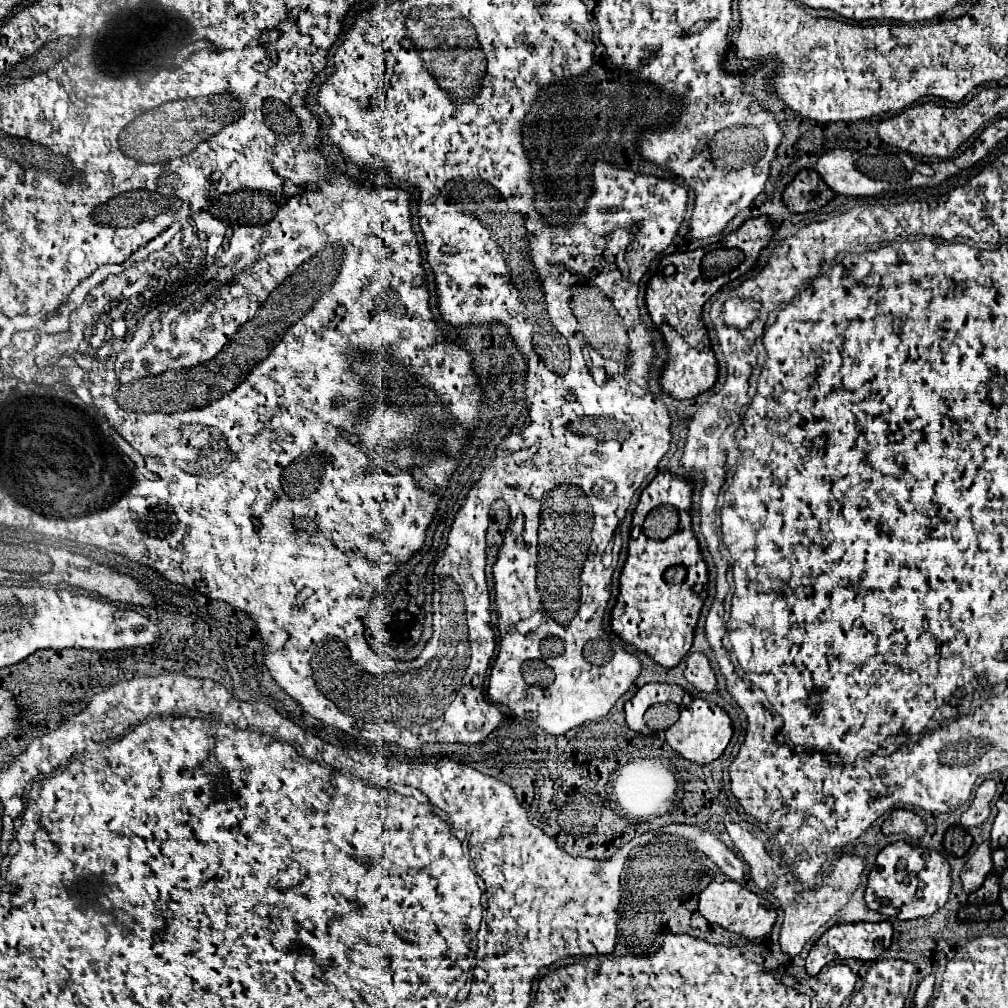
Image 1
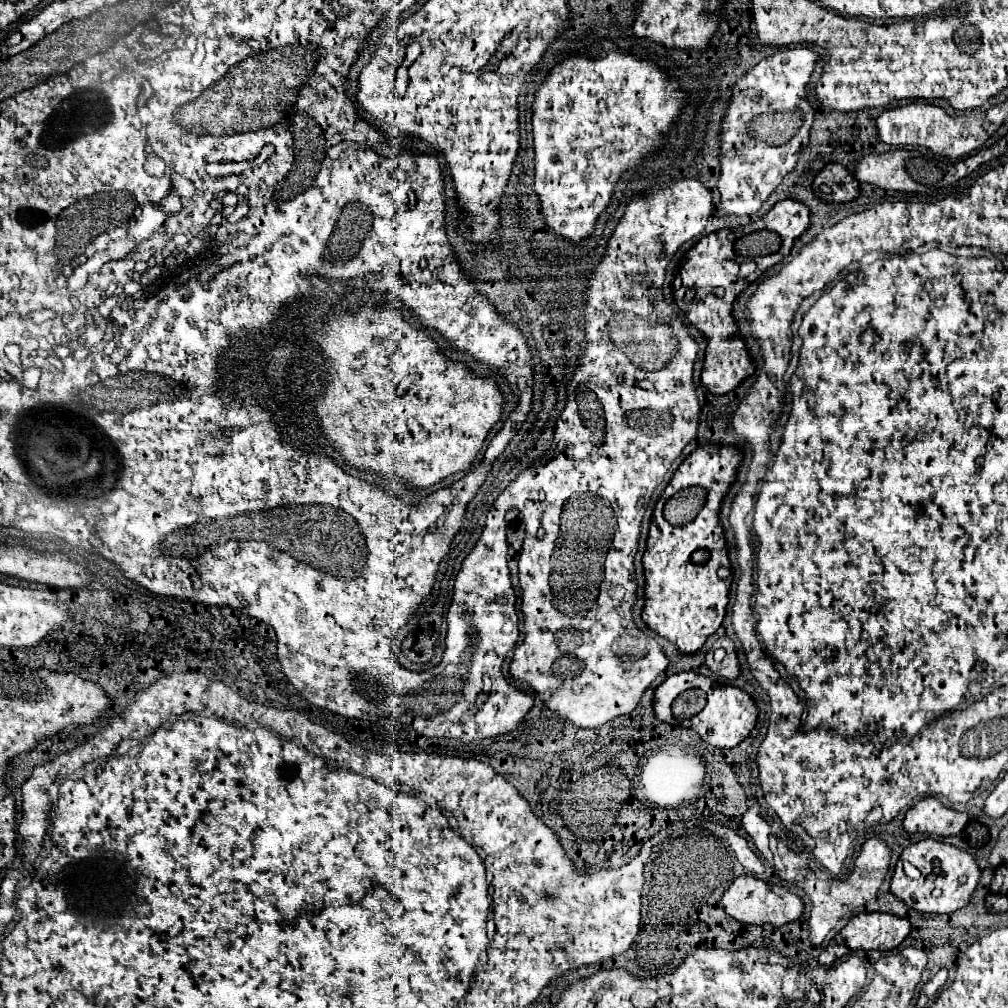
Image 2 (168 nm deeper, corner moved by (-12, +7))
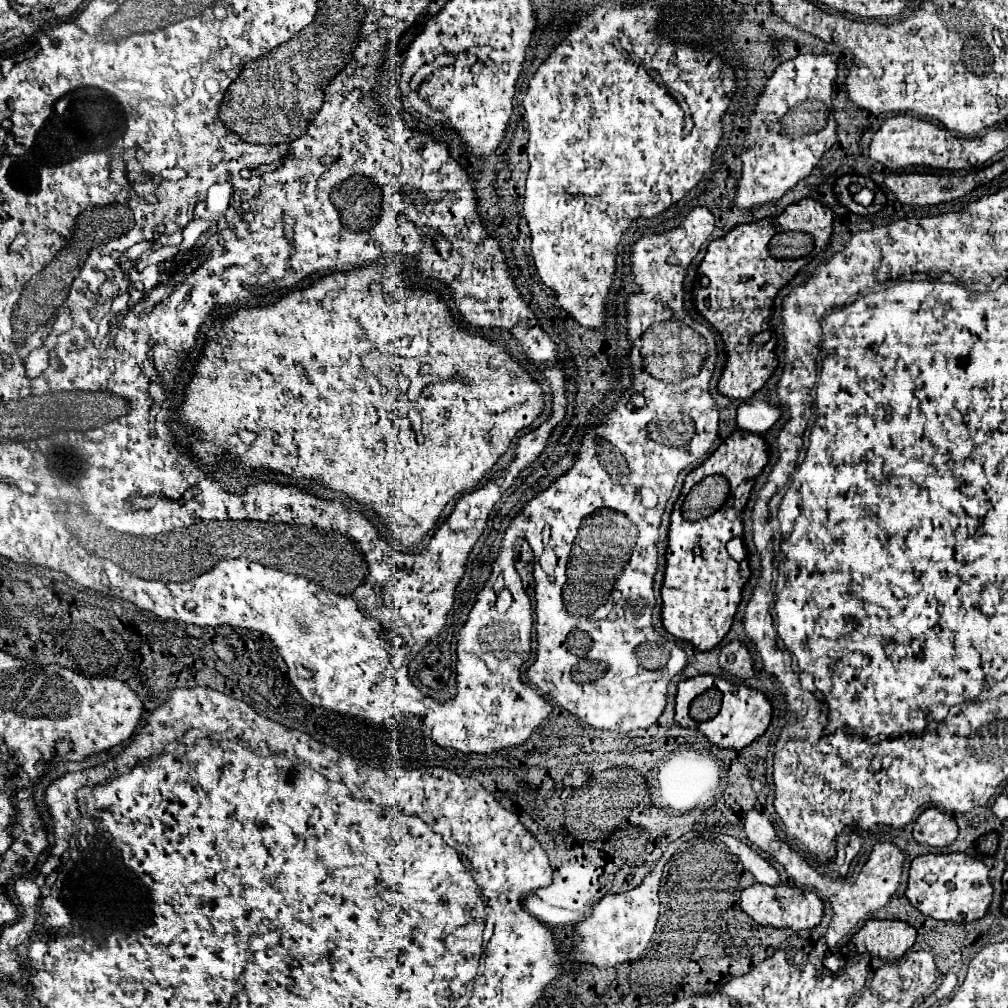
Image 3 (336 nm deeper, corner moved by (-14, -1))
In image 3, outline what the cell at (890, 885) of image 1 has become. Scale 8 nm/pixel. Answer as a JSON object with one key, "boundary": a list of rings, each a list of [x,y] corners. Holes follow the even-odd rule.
{"boundary":[[[964,852],[922,854],[912,860],[906,898],[922,914],[936,920],[972,922],[986,916],[986,910],[992,904],[992,892],[994,888],[988,880],[988,868],[980,860]]]}

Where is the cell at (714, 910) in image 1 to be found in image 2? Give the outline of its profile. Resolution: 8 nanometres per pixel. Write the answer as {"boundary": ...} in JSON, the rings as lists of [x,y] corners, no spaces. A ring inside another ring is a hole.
{"boundary":[[[738,876],[722,894],[722,906],[726,910],[728,916],[732,916],[734,920],[742,922],[742,924],[772,924],[772,926],[782,926],[788,922],[794,922],[800,918],[804,904],[802,900],[788,892],[782,886],[772,886],[760,878],[754,876]]]}

